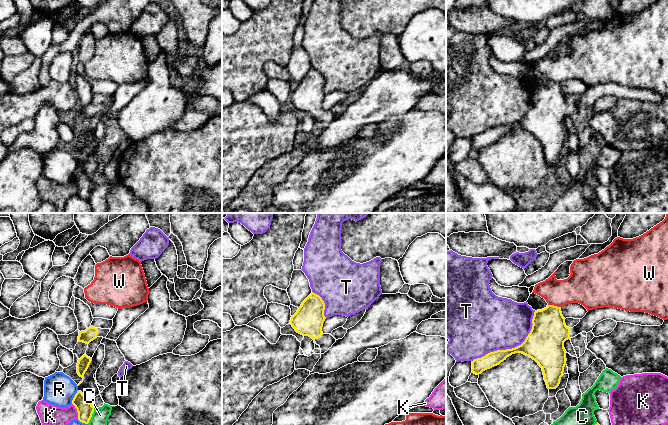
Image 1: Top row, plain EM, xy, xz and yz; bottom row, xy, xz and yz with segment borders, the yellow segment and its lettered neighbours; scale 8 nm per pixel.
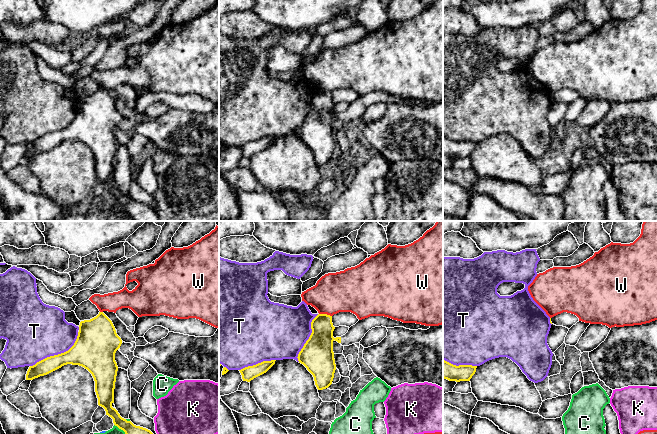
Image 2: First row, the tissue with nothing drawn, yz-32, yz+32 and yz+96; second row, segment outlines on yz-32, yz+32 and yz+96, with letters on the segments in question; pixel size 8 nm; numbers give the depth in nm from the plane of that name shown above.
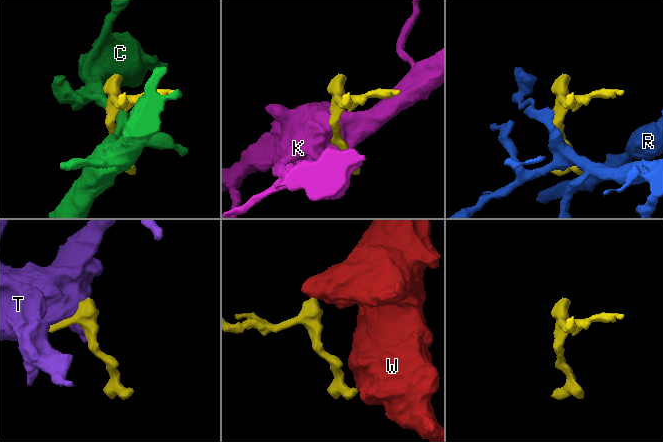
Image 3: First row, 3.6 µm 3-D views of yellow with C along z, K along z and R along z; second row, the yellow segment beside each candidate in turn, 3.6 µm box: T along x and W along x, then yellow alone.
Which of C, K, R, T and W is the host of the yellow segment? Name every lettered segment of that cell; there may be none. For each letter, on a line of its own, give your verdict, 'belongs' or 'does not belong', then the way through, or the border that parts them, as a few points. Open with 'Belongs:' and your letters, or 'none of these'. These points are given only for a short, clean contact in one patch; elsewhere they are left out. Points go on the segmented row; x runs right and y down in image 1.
Belongs: none of these
C: does not belong
K: does not belong
R: does not belong
T: does not belong
W: does not belong | along yz (548, 304), (560, 307)

